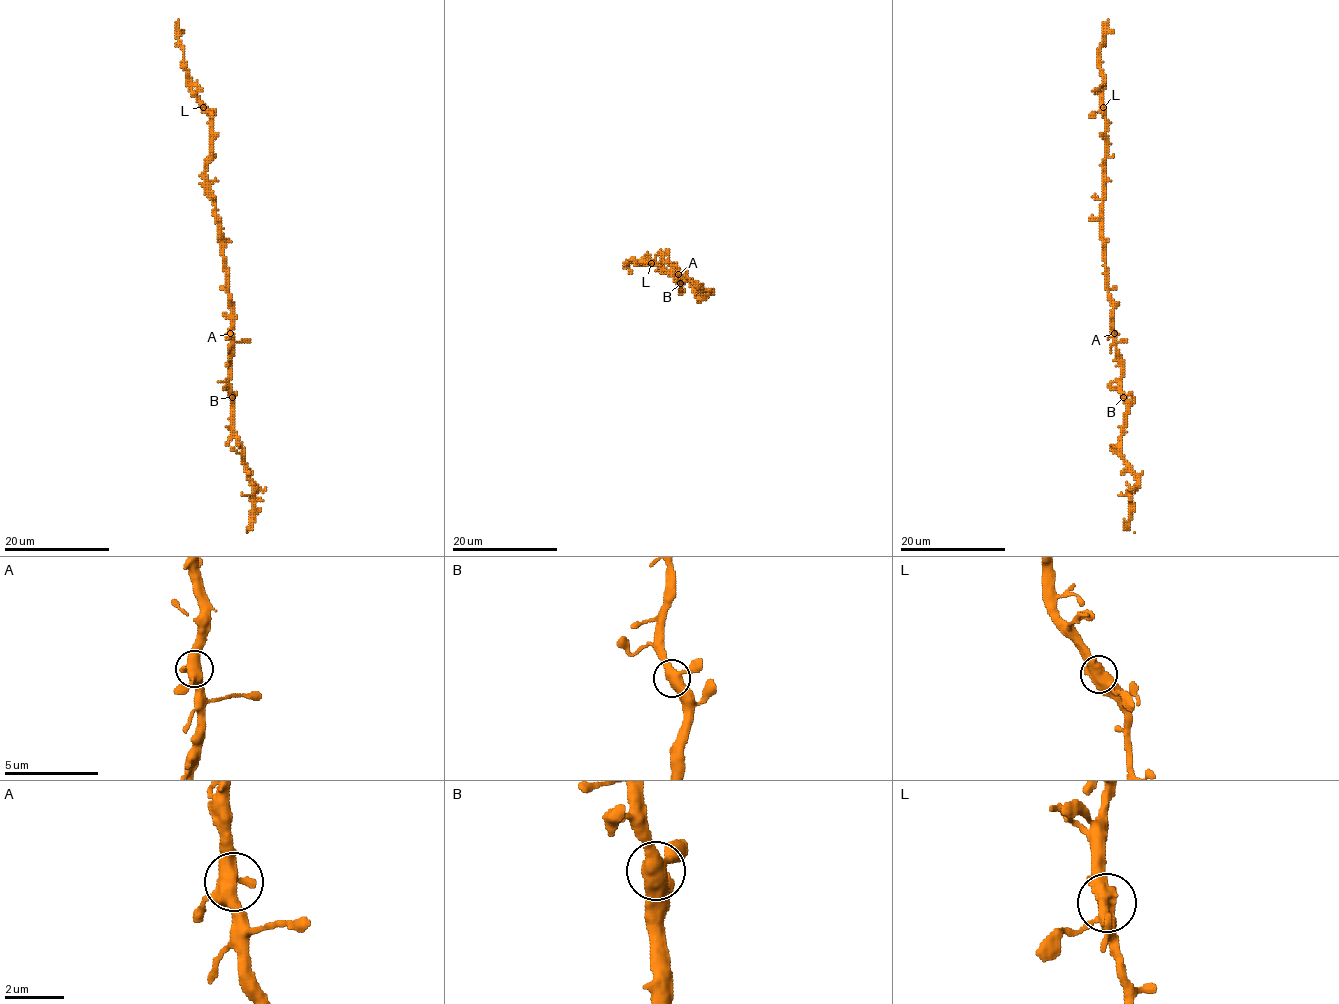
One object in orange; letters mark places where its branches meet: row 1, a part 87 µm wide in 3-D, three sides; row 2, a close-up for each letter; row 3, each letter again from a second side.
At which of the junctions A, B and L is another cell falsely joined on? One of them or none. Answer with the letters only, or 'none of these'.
none of these

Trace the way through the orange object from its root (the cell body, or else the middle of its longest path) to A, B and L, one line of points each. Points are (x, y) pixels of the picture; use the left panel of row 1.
A: (226, 279), (232, 307), (230, 333)
B: (226, 279), (232, 307), (229, 361), (232, 397)
L: (226, 279), (220, 224), (205, 175), (205, 160), (211, 154), (211, 117), (203, 107)

